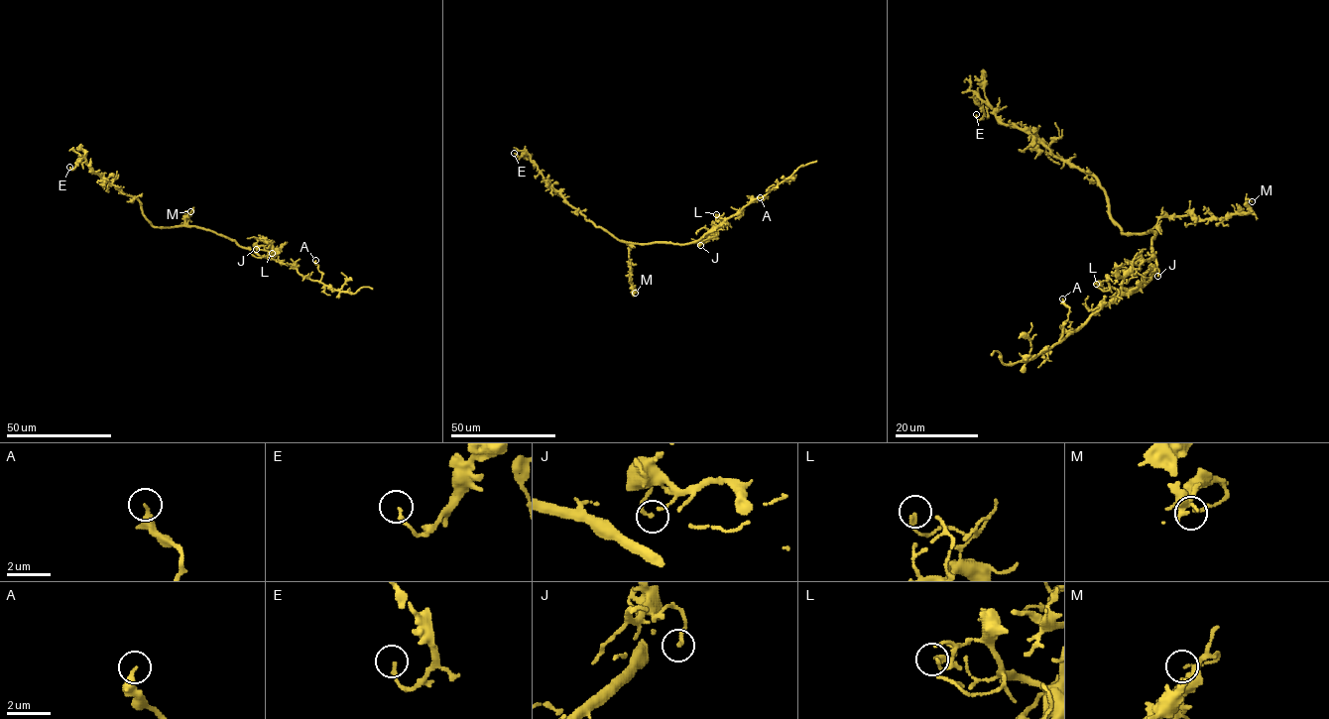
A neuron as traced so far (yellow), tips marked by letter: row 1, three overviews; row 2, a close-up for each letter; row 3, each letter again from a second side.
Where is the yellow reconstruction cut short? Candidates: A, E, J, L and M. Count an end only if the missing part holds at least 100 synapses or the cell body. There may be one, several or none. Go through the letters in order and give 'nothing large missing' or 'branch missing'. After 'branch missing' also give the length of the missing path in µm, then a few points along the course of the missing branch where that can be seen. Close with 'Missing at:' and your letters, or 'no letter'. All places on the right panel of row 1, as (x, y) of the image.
A: nothing large missing
E: nothing large missing
J: nothing large missing
L: nothing large missing
M: nothing large missing
Missing at: no letter

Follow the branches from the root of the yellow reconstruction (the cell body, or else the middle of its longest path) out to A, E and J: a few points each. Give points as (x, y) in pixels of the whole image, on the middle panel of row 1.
A: (652, 243), (695, 241), (755, 199), (767, 197), (763, 200), (760, 197)
E: (652, 243), (619, 241), (597, 227), (544, 179), (529, 155), (520, 157), (514, 153)
J: (652, 243), (685, 244), (709, 232), (713, 234), (700, 245)

